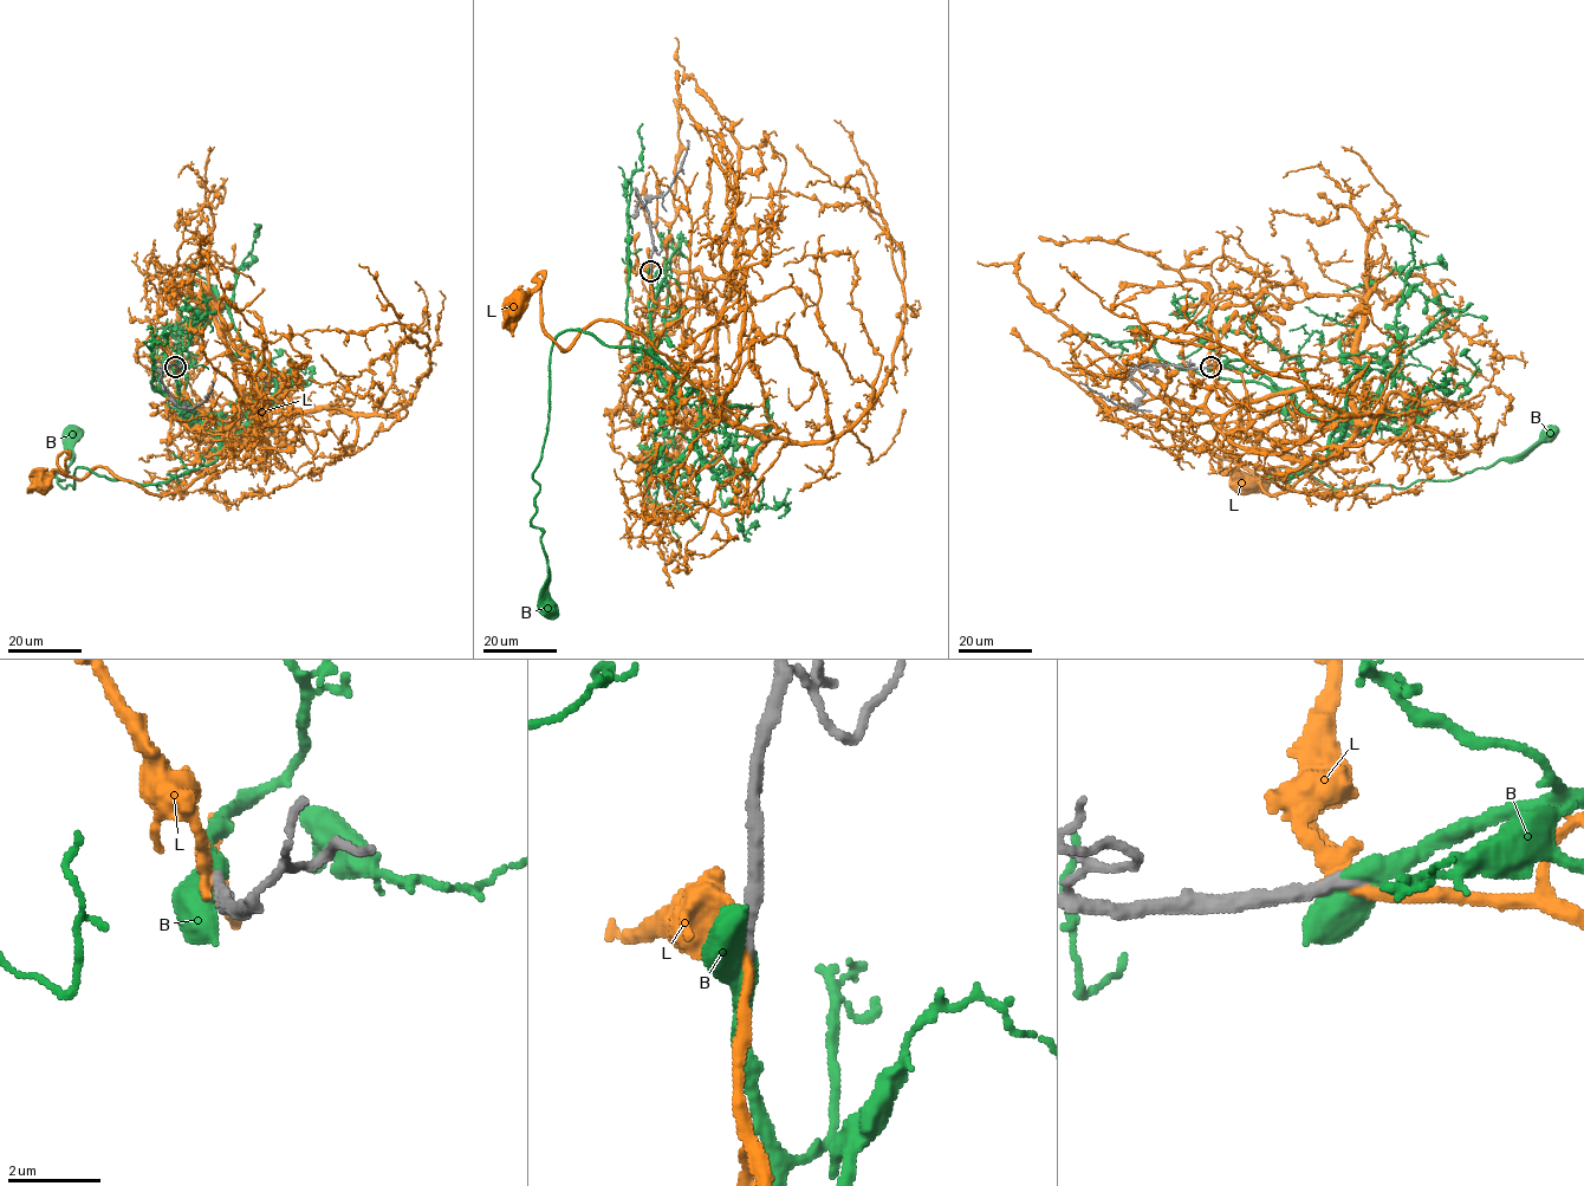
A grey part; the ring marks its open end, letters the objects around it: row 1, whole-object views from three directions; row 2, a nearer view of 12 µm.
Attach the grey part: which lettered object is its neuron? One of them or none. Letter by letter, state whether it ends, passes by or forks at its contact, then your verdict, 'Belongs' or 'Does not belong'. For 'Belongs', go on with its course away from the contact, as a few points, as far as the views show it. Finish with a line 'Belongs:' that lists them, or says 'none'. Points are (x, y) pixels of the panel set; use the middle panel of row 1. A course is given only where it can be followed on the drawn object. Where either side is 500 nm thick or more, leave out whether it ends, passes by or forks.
B: It passes by. Belongs. Its course: (649, 271), (653, 363), (679, 397), (694, 388), (642, 348), (579, 330), (556, 338), (533, 473), (544, 609)
L: It passes by. Does not belong
Belongs: B

